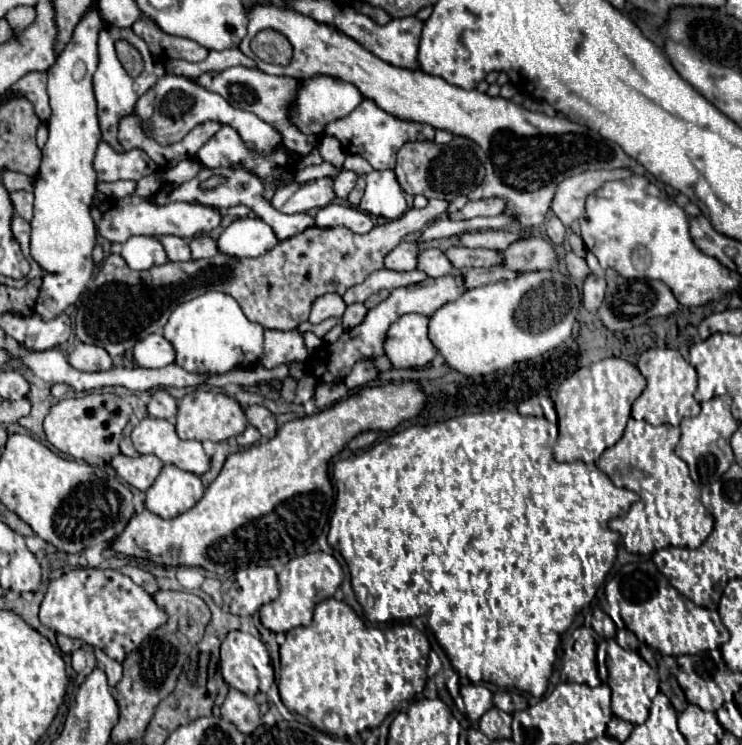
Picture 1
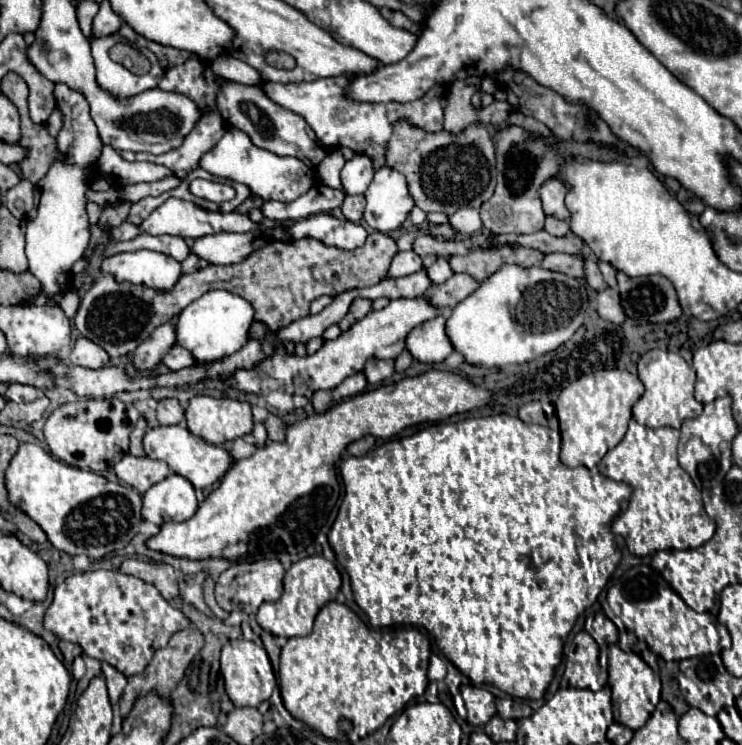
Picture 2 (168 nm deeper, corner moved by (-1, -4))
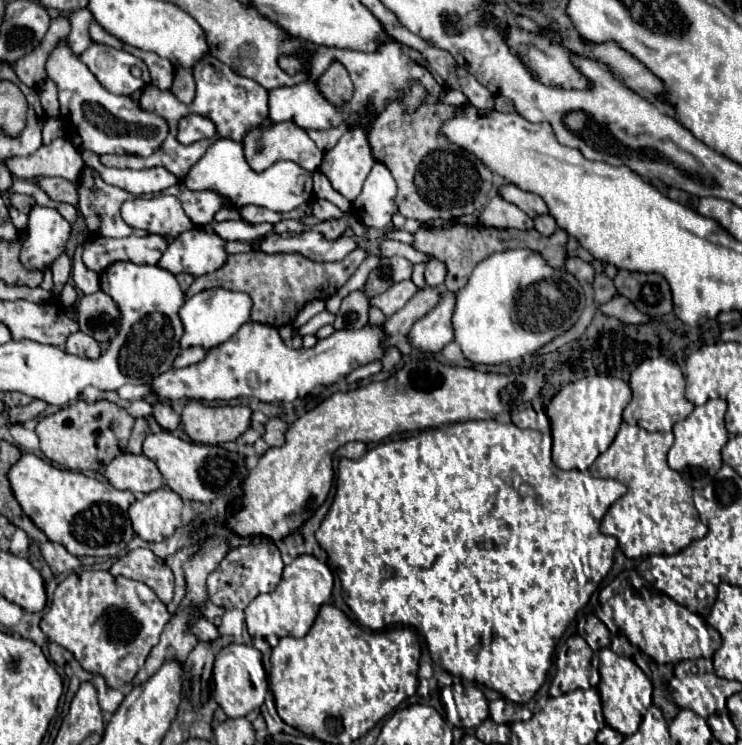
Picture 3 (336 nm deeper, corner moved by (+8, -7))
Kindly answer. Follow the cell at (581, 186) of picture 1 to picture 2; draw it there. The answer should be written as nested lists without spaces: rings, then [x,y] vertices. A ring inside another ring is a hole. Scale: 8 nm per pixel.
[[[552,179],[540,189],[540,199],[544,205],[544,213],[550,217],[558,217],[562,221],[570,221],[570,211],[566,209],[564,197],[568,193],[568,185],[562,179]]]

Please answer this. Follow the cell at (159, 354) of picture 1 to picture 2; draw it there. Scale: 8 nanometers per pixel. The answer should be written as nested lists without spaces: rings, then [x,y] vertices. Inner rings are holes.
[[[174,345],[174,347],[170,349],[170,353],[166,353],[166,357],[162,359],[162,363],[164,363],[168,369],[176,371],[176,369],[184,369],[184,367],[194,365],[194,357],[192,357],[192,353],[186,351],[184,347]]]

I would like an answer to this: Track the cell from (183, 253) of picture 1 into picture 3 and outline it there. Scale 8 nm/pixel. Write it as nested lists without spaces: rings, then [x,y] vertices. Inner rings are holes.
[[[149,234],[143,238],[105,238],[91,236],[83,244],[83,264],[89,270],[103,272],[113,262],[133,262],[133,264],[157,264],[161,254],[167,250],[163,236]]]

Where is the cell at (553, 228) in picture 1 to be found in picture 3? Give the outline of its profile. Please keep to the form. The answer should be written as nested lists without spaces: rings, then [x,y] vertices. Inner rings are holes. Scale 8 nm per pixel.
[[[541,214],[535,216],[535,230],[539,230],[543,236],[551,236],[557,230],[557,224],[551,214]]]

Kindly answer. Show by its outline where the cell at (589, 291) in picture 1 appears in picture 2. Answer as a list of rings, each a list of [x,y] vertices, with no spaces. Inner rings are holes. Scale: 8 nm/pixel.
[[[602,289],[598,291],[596,295],[596,313],[600,319],[606,319],[606,321],[612,321],[612,323],[622,323],[626,317],[624,317],[624,311],[620,307],[620,297],[618,297],[618,291],[616,289]]]

